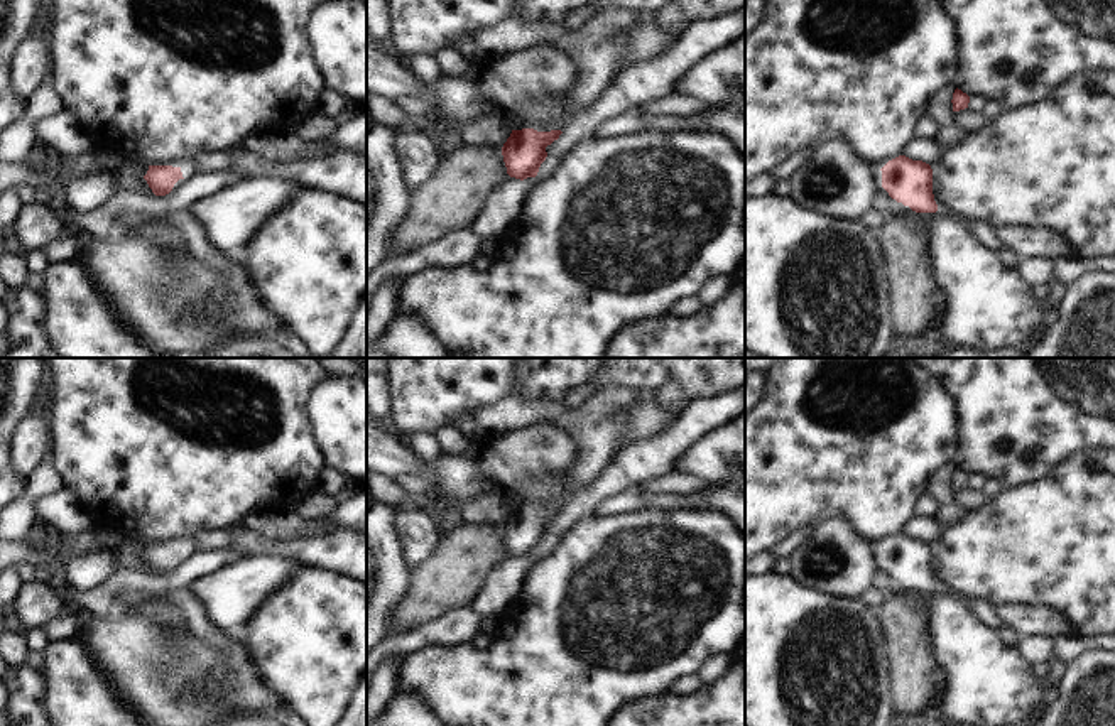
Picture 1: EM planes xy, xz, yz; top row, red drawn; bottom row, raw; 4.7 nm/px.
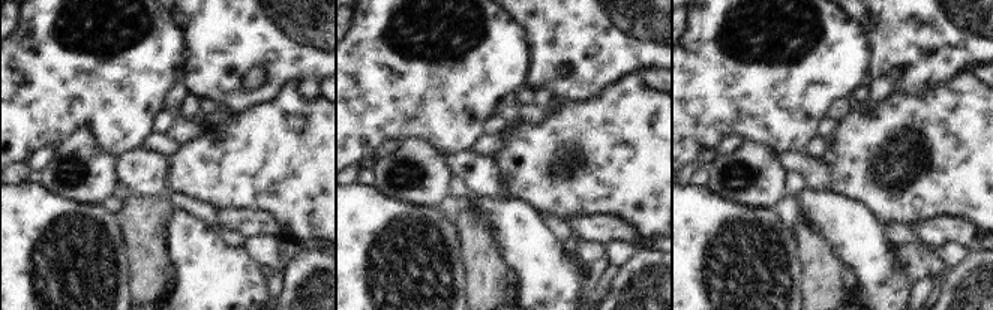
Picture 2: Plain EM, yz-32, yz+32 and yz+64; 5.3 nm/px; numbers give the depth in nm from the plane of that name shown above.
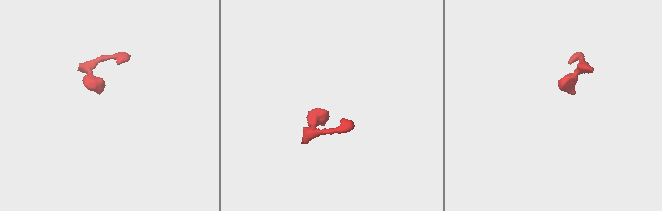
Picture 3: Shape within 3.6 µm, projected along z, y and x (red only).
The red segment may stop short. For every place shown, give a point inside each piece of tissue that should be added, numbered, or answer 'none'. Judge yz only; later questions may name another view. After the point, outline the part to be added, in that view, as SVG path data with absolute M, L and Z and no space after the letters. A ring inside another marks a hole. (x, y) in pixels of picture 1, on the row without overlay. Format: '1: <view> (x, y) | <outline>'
1: yz (985, 612) | M934 576L936 582L938 582L938 589L936 591L926 591L931 593L938 598L958 598L963 604L966 604L973 615L978 618L980 623L983 623L985 626L988 626L990 630L1000 633L1004 628L1007 628L1007 625L997 616L997 610L993 604L983 601L983 599L973 599L973 598L966 598L960 593L956 593L953 588L949 588L946 582L939 581Z

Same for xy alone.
1: xy (190, 547) | M198 539L186 540L184 544L181 544L181 550L182 550L182 555L188 557L188 555L193 555L193 554L199 552L201 544L199 544Z

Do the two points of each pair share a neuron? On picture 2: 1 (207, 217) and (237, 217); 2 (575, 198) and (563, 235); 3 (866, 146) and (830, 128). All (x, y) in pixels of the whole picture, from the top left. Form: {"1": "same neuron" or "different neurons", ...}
{"1": "different neurons", "2": "different neurons", "3": "different neurons"}

